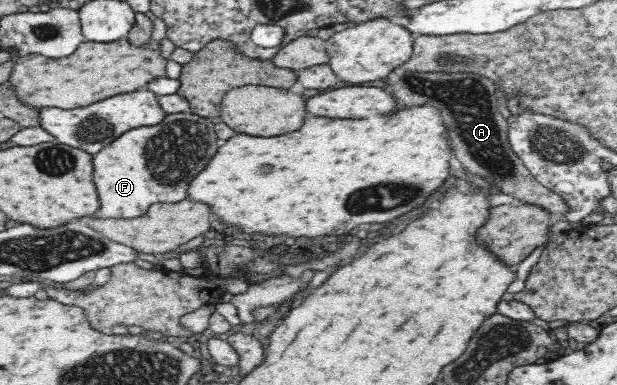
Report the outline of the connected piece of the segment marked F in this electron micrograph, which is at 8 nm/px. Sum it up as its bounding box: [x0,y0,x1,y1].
[91,113,217,219]

